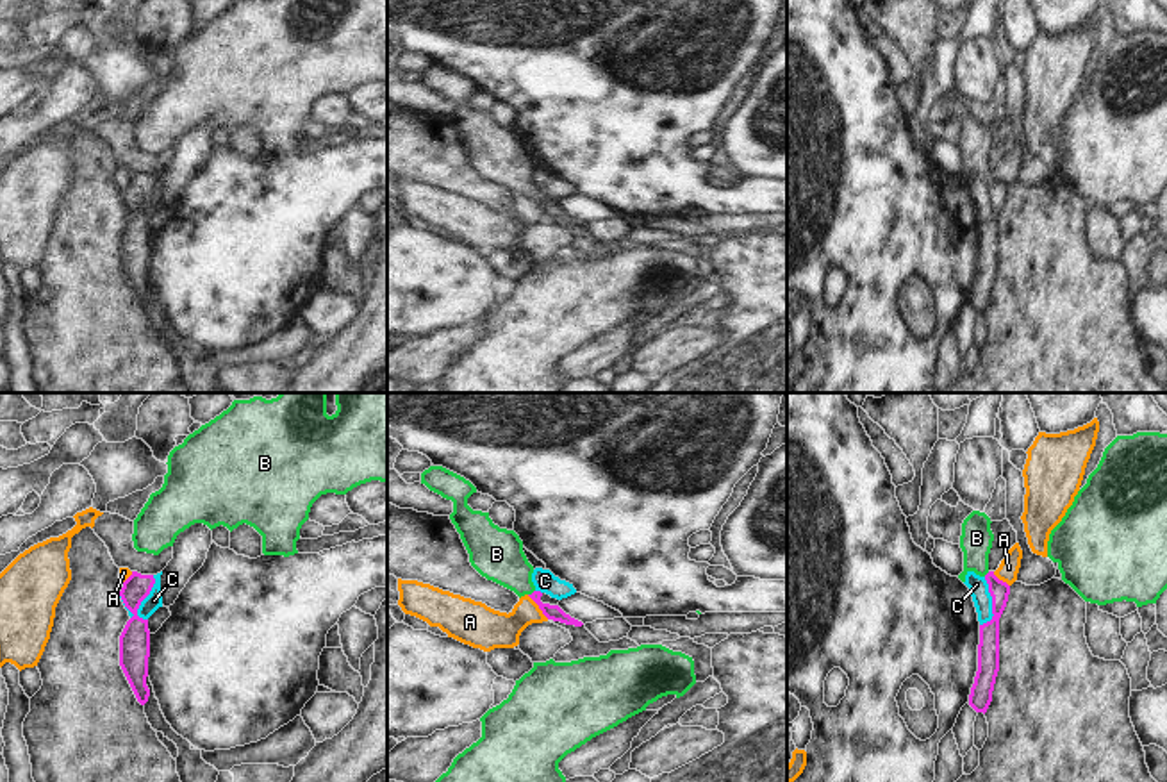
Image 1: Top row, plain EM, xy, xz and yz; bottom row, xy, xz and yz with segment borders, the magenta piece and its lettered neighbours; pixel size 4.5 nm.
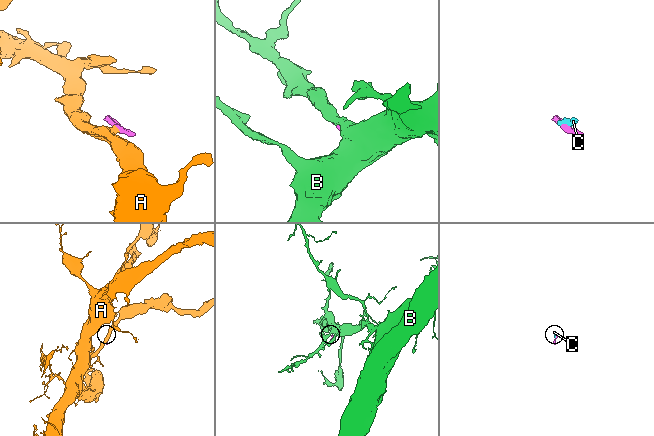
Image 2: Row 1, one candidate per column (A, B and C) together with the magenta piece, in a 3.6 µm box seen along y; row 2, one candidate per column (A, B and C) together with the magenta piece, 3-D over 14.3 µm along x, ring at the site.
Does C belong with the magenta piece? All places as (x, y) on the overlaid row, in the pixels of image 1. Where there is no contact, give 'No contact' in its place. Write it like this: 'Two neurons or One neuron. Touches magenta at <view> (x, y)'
Two neurons. Touches magenta at xy (147, 595)

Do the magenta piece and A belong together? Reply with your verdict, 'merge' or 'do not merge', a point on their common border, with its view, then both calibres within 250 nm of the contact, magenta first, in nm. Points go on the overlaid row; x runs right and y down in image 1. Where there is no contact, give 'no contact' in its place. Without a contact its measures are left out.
do not merge; meets magenta in xz at (539, 607); 70 nm thick on the magenta side, 180 nm on the other

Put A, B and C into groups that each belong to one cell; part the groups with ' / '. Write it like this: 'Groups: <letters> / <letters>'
Groups: A C / B

